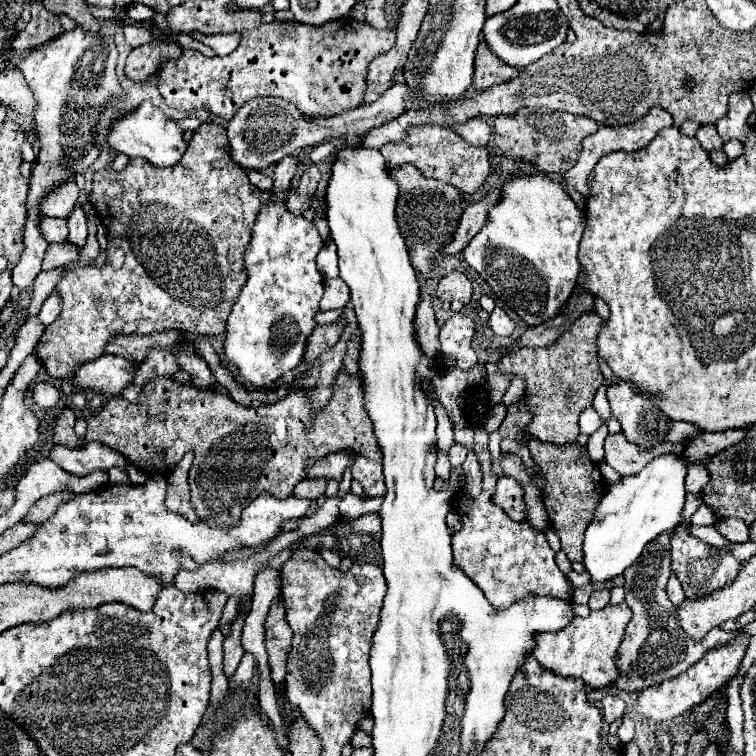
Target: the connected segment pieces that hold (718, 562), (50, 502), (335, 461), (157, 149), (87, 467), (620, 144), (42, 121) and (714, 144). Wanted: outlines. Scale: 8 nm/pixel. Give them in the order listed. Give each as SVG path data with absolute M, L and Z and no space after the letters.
M688 493L686 495L683 509L685 519L674 529L674 535L670 539L670 543L672 543L672 571L680 579L682 589L686 593L686 599L696 599L698 591L718 591L724 585L730 585L736 579L736 575L738 575L738 571L742 567L742 561L738 561L728 549L712 547L712 545L702 543L700 539L696 539L696 537L692 537L688 533L688 525L690 524L688 518L700 507L701 500L701 494Z
M54 493L54 495L48 495L48 497L36 501L30 507L30 511L26 513L26 517L22 519L22 523L42 523L42 521L50 519L54 515L56 507L60 503L64 503L66 499L72 499L72 497L74 497L72 493Z
M350 451L344 453L332 453L322 457L320 461L308 461L304 465L306 477L308 479L316 479L316 477L334 477L336 481L342 479L342 471L348 467L348 459L350 459Z
M144 101L134 113L130 113L114 123L114 127L108 135L108 145L114 151L124 153L128 157L142 157L156 167L172 167L182 159L182 155L188 147L188 141L184 139L184 129L174 119L166 117L150 101Z
M88 441L84 449L72 451L61 445L54 445L48 455L58 467L72 473L72 475L86 475L96 469L110 469L114 465L126 467L126 459L114 451L112 447L98 443L98 441Z
M658 107L650 109L648 115L636 119L634 123L624 125L624 127L604 127L604 125L602 125L596 133L584 137L584 141L582 141L582 153L580 153L580 157L578 157L578 163L562 177L562 185L564 185L564 187L572 185L578 193L582 193L584 197L588 197L588 193L590 193L588 175L592 173L592 169L594 169L596 161L600 161L600 157L604 157L604 155L608 155L608 153L612 153L612 151L620 151L620 149L624 149L624 151L638 151L638 149L646 147L646 145L658 135L660 129L670 127L670 125L672 125L672 115L666 113L664 109L658 109Z
M118 19L104 21L104 33L100 37L92 37L84 33L80 27L70 33L62 33L60 37L44 43L40 49L30 51L22 61L20 69L32 89L36 99L34 107L34 133L40 143L40 153L36 157L36 165L30 173L28 181L28 197L26 197L26 221L22 229L24 251L20 261L12 269L12 283L20 291L32 287L36 275L42 271L42 259L48 243L40 231L40 203L42 199L58 189L62 183L70 181L74 175L82 173L86 167L94 165L100 157L100 149L92 143L92 135L96 129L98 115L104 107L108 107L114 99L124 99L118 77L114 73L118 51L114 45L114 25Z
M700 125L700 129L696 131L696 139L700 141L700 145L706 149L706 151L712 151L712 149L722 149L722 139L720 135L716 133L716 125Z

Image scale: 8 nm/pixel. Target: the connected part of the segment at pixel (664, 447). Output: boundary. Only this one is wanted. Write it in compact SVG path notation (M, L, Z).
M622 433L618 435L608 435L604 441L604 461L616 469L616 471L624 471L624 475L632 475L636 471L640 471L648 461L667 454L681 454L684 450L682 444L672 444L668 442L658 443L652 451L644 451L636 445L630 445L630 441L626 441L626 437Z

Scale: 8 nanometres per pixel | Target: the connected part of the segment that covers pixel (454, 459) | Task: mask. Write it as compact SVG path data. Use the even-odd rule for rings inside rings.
M452 443L452 447L448 449L448 457L450 457L452 467L460 467L466 459L466 447L460 443Z

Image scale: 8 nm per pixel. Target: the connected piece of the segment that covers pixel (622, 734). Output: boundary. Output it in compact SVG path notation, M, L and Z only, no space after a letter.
M624 717L624 719L622 719L622 725L620 725L620 729L618 729L618 737L620 737L620 741L622 741L624 745L634 739L634 721L632 721L630 717Z

